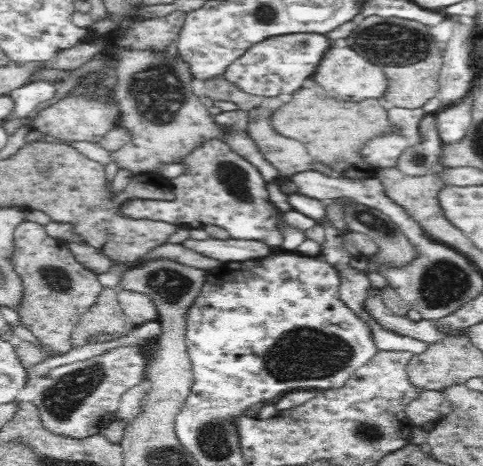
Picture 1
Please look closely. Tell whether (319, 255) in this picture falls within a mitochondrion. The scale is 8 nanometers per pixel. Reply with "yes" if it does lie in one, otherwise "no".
no

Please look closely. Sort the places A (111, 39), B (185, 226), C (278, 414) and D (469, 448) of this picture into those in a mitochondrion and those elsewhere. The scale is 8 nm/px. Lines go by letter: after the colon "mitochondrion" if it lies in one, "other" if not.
A: other
B: other
C: other
D: other

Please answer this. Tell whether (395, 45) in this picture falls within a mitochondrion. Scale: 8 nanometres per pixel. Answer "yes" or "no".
yes

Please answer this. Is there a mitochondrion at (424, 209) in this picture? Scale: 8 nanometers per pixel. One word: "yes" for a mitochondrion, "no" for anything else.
no

